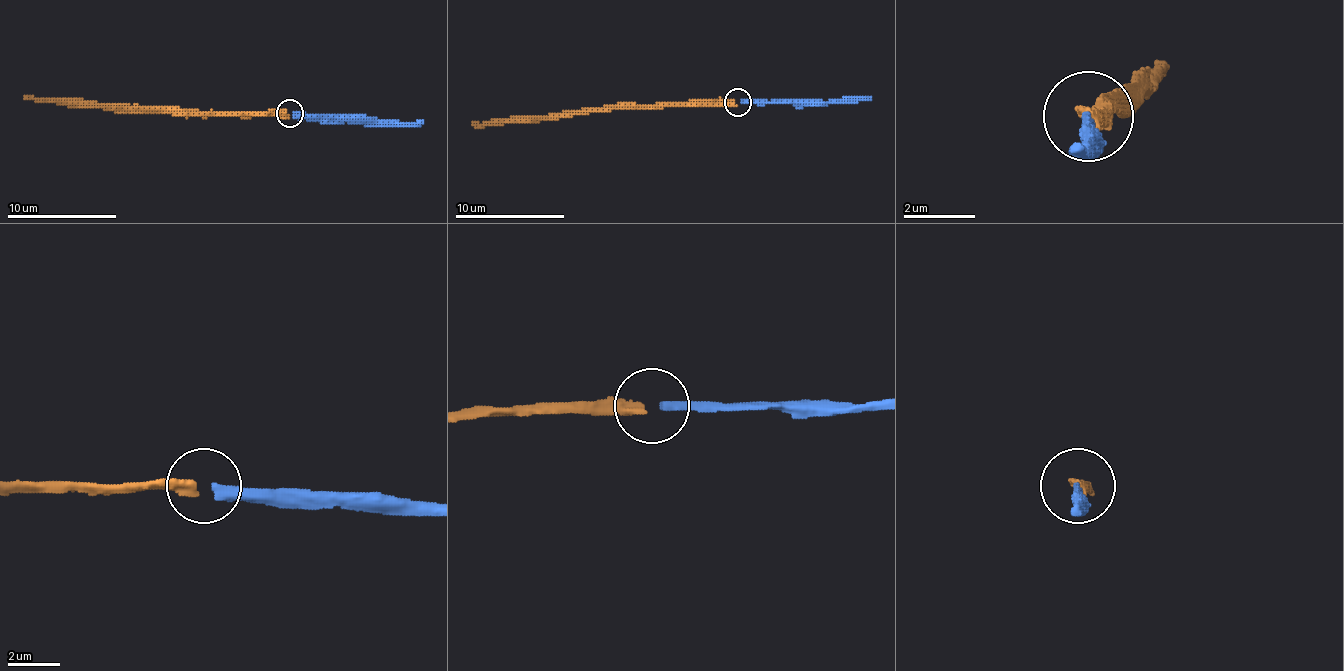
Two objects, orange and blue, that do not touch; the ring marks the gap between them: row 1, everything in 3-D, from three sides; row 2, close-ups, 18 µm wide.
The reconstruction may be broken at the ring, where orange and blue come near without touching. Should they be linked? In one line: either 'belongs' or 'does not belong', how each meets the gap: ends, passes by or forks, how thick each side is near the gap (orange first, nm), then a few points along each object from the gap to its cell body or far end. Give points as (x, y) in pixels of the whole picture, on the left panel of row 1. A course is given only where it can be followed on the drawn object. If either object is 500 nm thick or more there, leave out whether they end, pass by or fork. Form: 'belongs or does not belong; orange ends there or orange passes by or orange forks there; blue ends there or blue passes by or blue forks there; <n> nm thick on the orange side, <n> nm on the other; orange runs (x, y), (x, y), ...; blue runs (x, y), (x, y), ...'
belongs; orange ends there; blue ends there; 400 nm thick on the orange side, 400 nm on the other; orange runs (285, 112), (164, 112), (24, 96); blue runs (294, 112), (423, 120)

